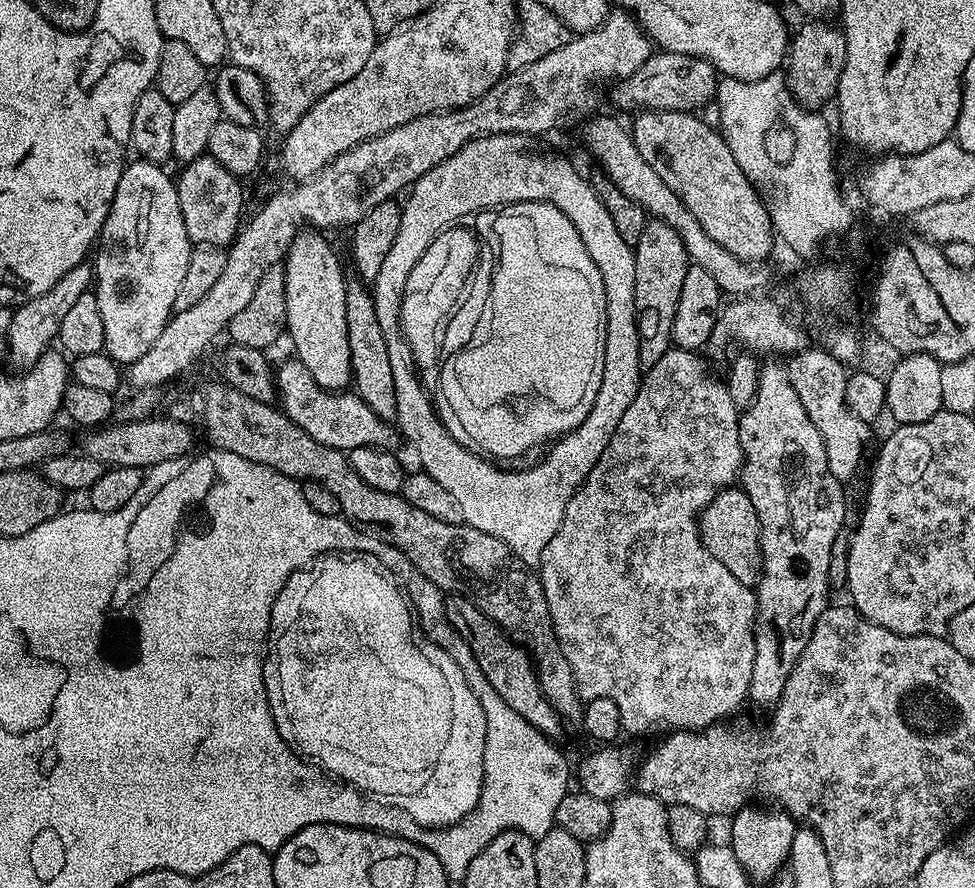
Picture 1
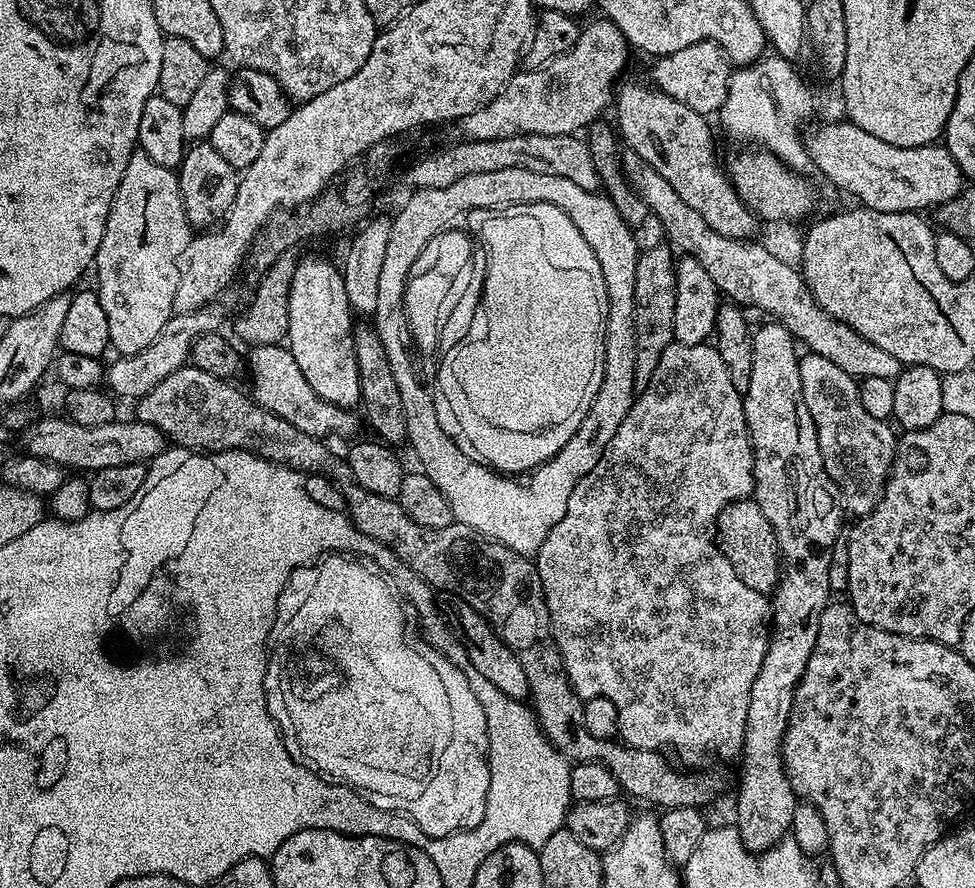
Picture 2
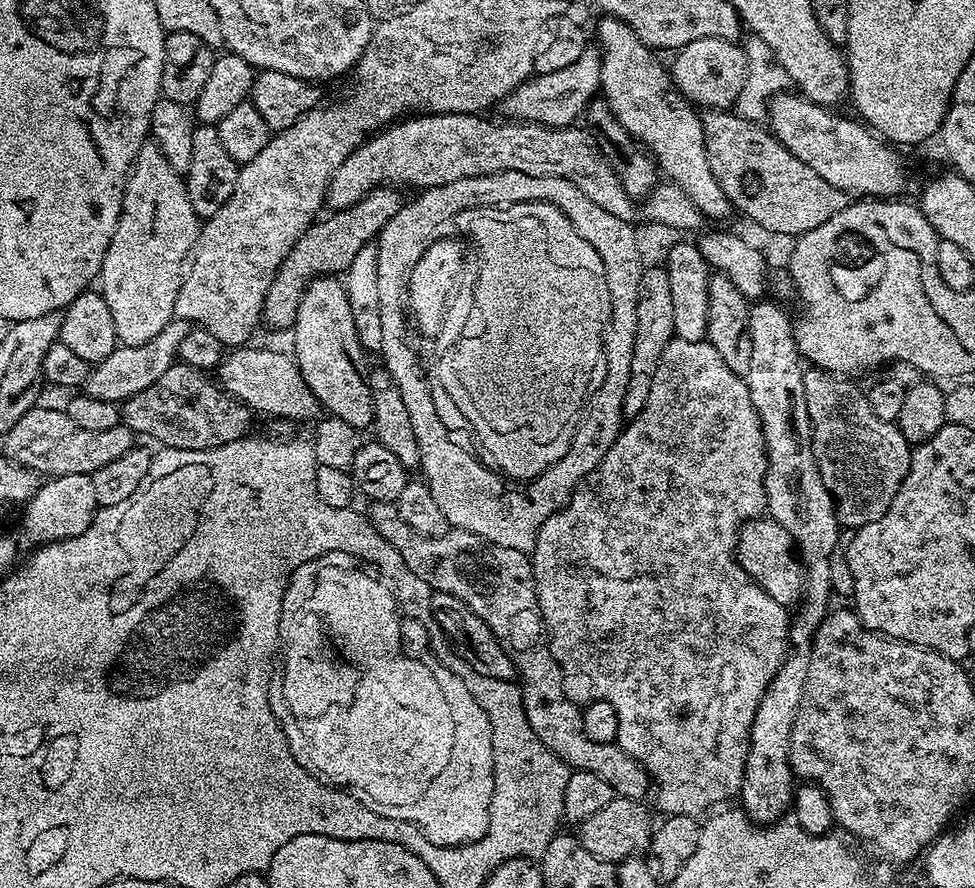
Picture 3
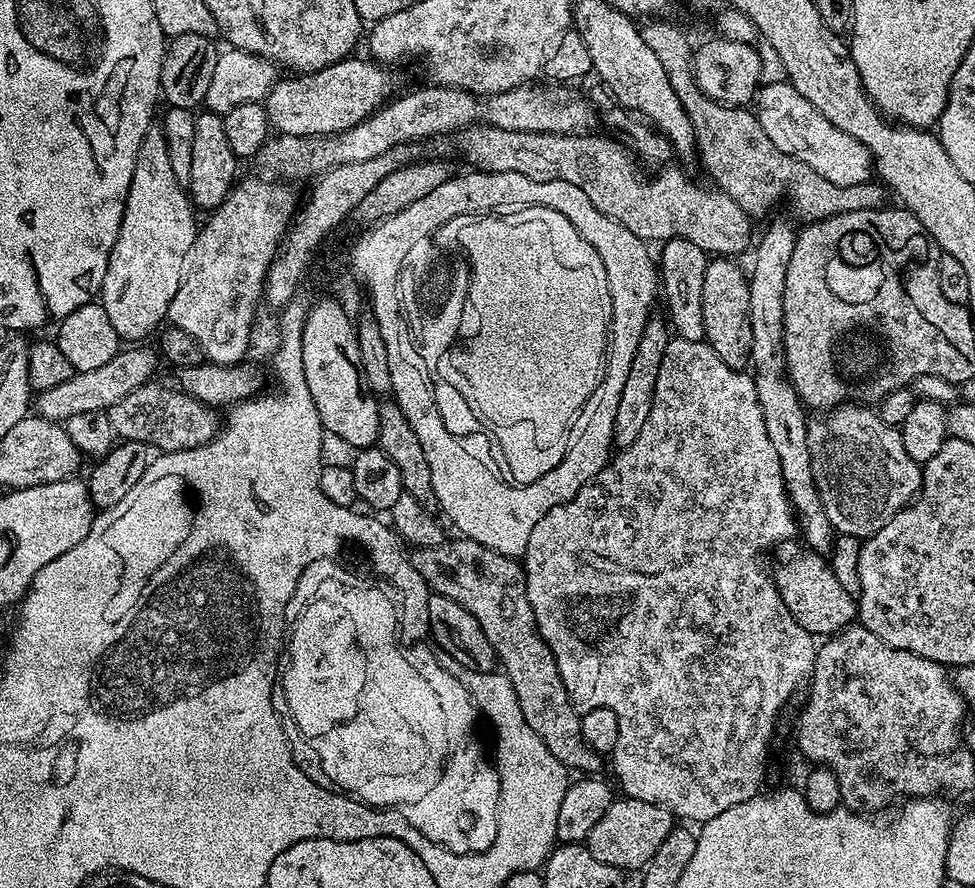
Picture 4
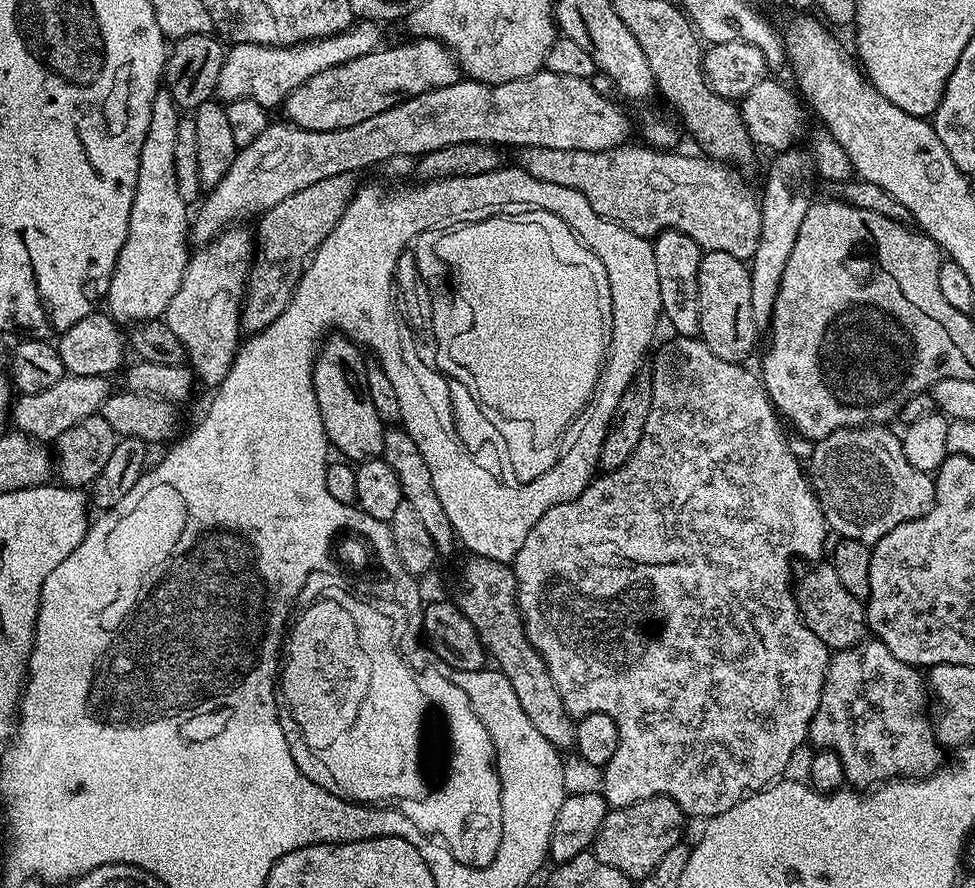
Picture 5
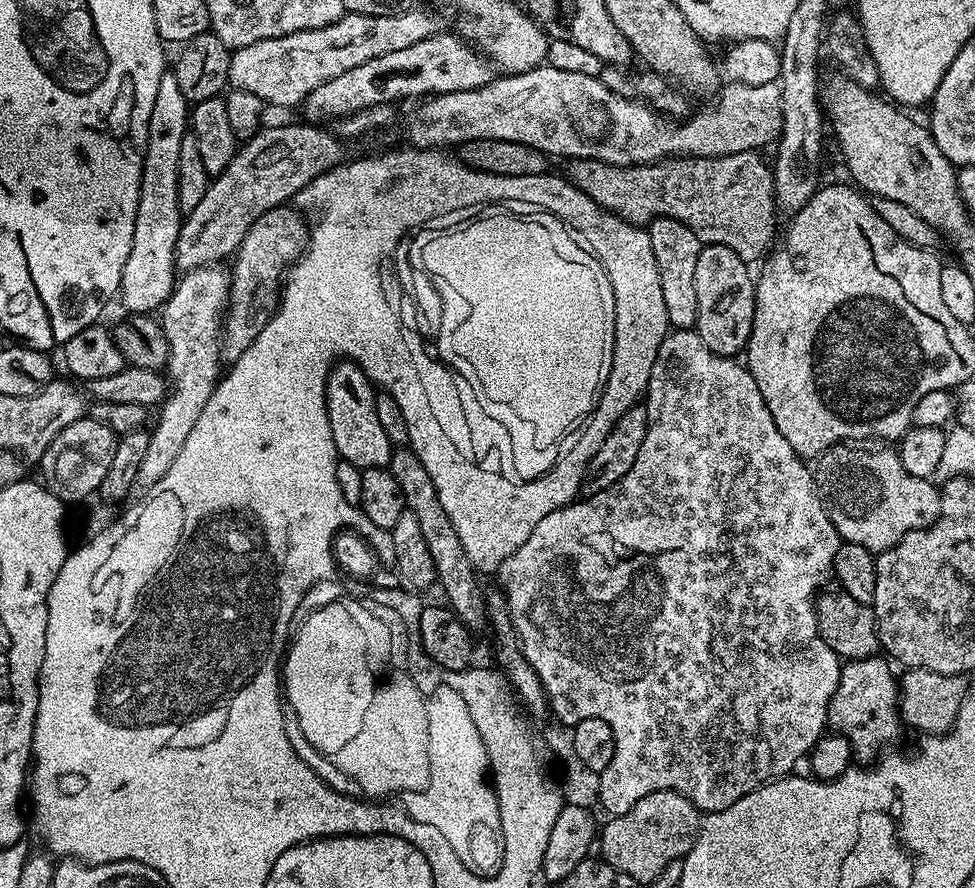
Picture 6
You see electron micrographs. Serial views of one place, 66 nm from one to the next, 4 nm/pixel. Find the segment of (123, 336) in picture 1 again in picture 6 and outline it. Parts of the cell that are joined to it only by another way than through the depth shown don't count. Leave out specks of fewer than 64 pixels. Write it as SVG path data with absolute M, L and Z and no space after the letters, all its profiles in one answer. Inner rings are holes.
M165 71L158 82L154 110L150 110L148 148L144 151L138 218L134 218L134 246L130 246L130 258L126 258L118 293L119 303L124 303L125 313L152 314L163 309L172 289L176 287L176 243L182 223L178 202L178 153L182 150L182 138L186 138L189 130L188 99L178 87L175 71Z

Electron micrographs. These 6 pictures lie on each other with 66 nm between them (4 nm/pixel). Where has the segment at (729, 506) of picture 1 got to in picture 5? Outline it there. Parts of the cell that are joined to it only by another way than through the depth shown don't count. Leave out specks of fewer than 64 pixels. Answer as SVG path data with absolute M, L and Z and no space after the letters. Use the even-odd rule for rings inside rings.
M820 562L809 568L812 569L794 584L796 604L800 607L804 625L814 630L814 634L818 634L820 641L830 650L852 648L859 644L866 636L865 605L842 586L831 563Z

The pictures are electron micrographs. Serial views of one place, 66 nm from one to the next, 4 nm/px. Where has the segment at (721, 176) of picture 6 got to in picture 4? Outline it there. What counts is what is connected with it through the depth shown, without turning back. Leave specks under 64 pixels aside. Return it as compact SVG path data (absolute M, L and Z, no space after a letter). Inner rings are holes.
M477 122L471 128L459 129L454 139L456 152L468 163L469 169L478 172L513 172L534 182L570 182L570 186L578 186L578 190L582 190L582 194L586 194L586 198L590 198L590 202L594 202L594 206L598 206L598 210L602 210L606 218L614 218L614 222L626 226L630 234L638 234L638 238L646 242L686 238L686 242L694 242L694 246L706 253L727 258L736 258L739 252L744 252L747 248L749 251L754 240L753 221L744 213L742 206L738 206L738 202L731 200L725 192L712 186L703 188L702 185L695 184L682 169L672 168L673 166L661 167L653 175L657 175L653 180L647 180L629 149L607 134L592 135L559 136L553 132L502 130Z

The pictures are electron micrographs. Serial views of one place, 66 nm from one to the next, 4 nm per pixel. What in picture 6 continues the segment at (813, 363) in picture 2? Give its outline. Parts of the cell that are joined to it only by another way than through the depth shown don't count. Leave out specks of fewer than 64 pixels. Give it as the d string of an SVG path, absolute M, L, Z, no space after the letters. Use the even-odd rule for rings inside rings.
M845 442L835 444L819 456L814 464L816 486L820 497L824 500L824 509L834 522L841 541L856 543L866 550L879 554L893 548L906 534L914 530L928 528L940 517L940 488L932 485L931 479L914 474L906 474L906 466L902 466L899 451L888 446L876 446L871 452L868 446L853 446Z

